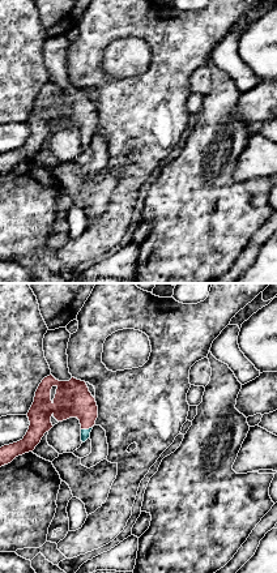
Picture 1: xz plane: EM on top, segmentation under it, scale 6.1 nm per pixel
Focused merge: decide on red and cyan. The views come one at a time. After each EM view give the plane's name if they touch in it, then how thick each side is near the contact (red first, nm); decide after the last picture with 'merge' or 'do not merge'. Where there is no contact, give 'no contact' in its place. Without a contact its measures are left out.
contact in xz; calibres 220 and 60 nm

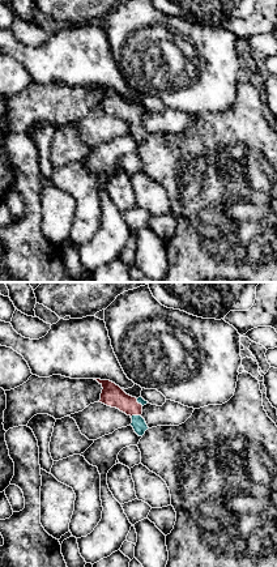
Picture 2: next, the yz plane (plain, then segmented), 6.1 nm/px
contact in yz; calibres 140 and 90 nm

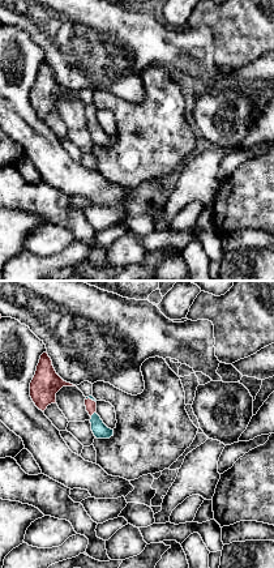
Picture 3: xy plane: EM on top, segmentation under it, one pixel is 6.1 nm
contact in xy; calibres 70 and 100 nm

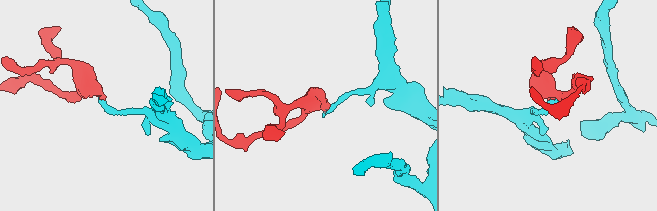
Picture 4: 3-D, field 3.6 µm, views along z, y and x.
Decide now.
merge

